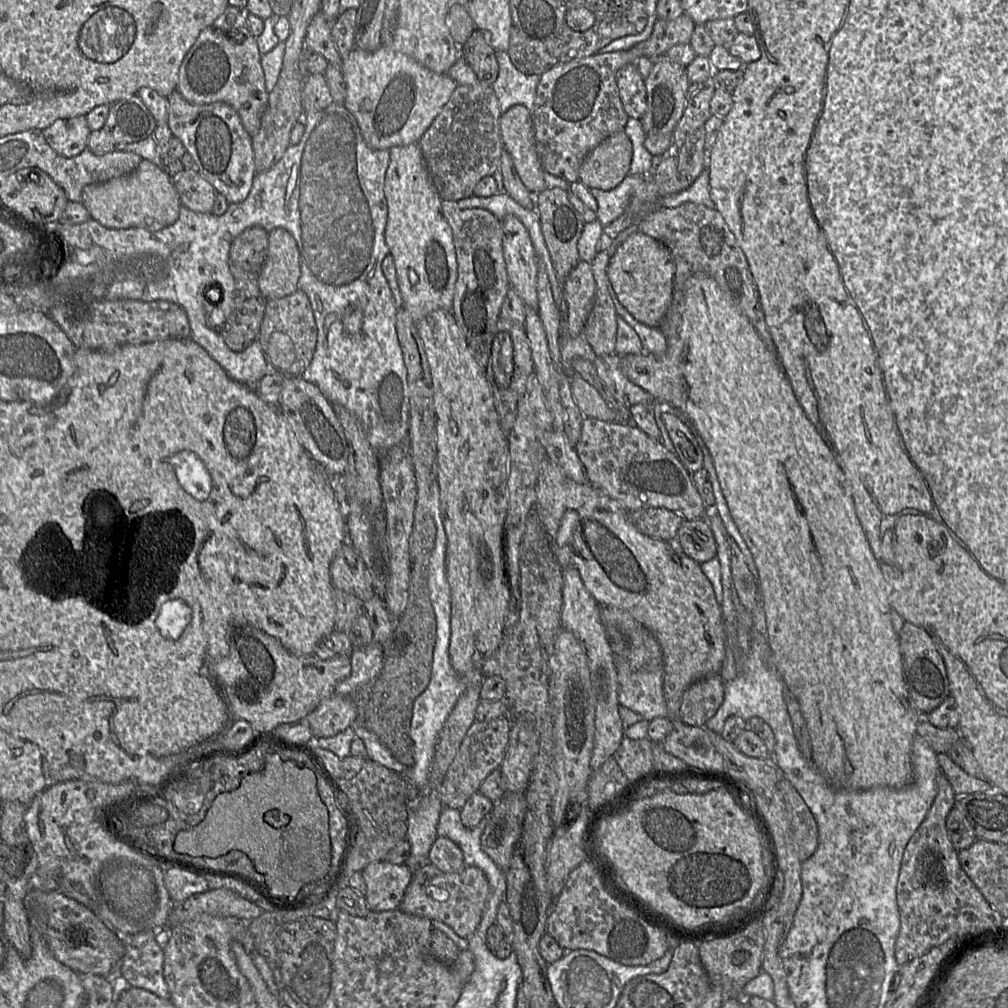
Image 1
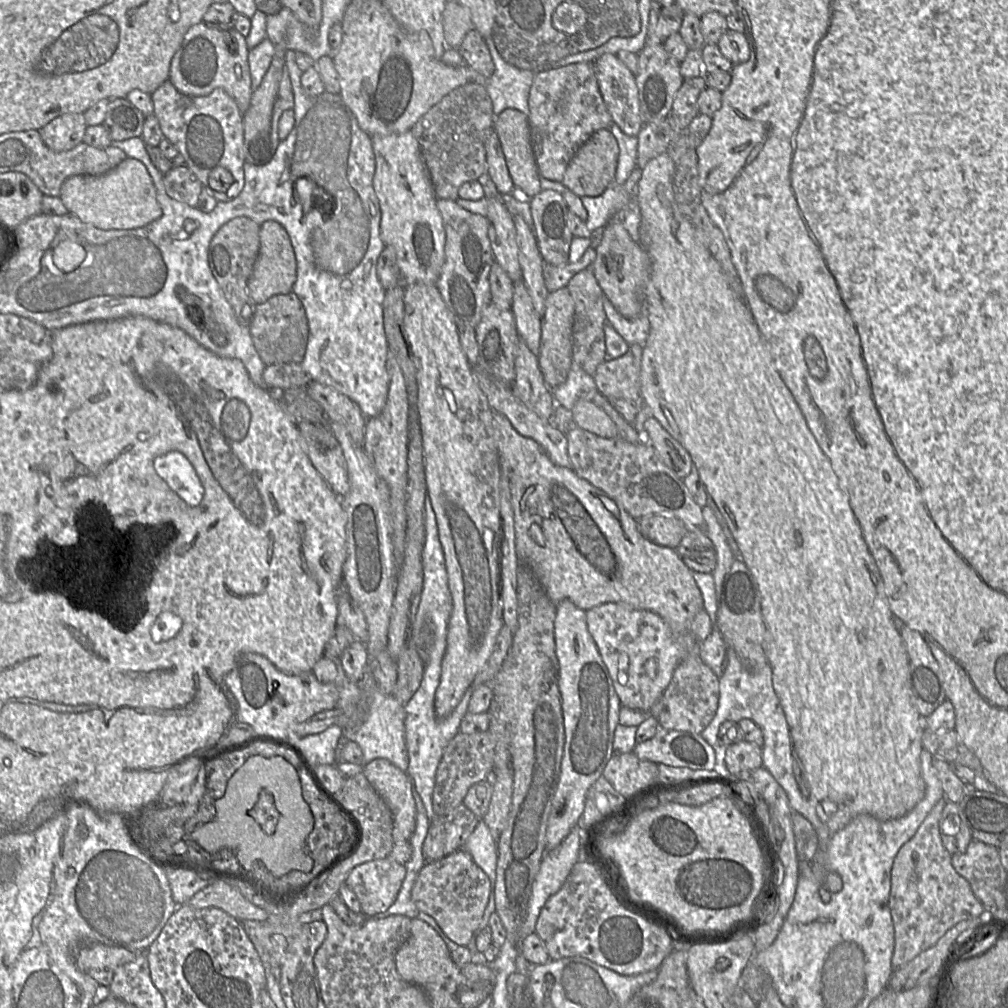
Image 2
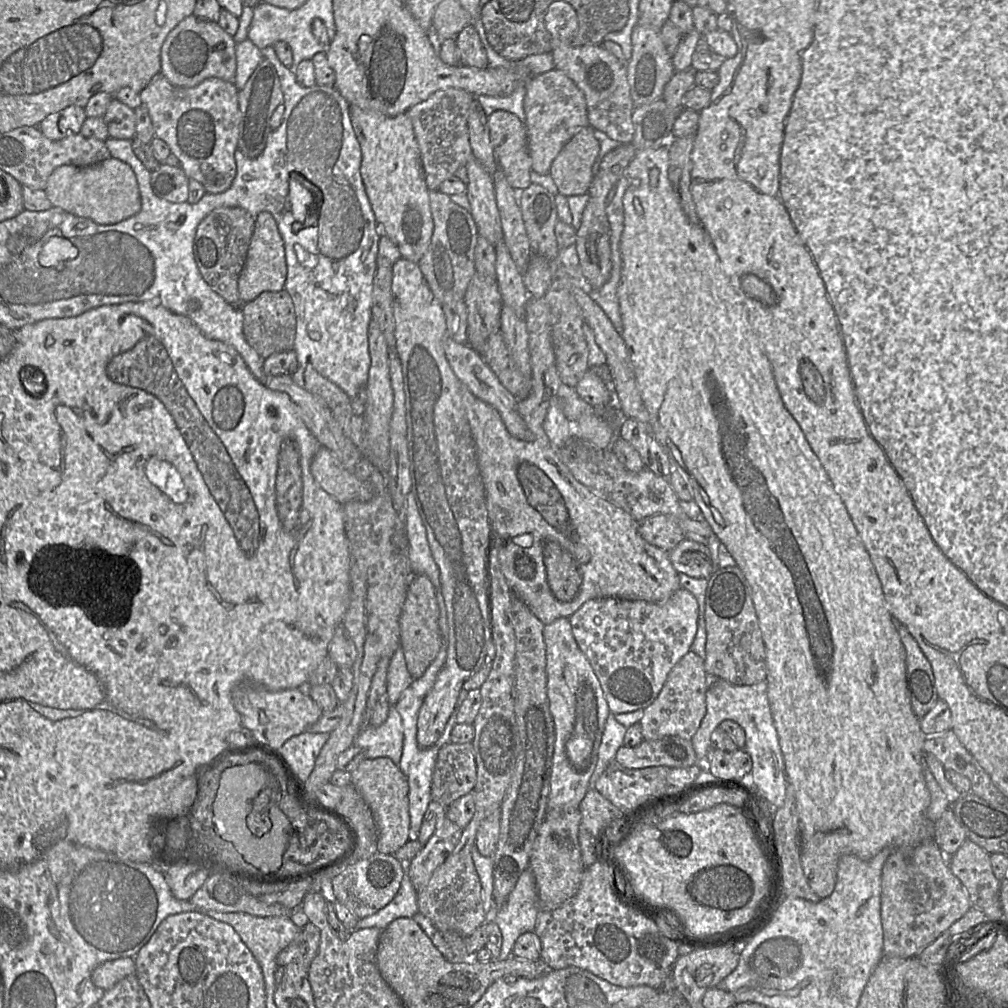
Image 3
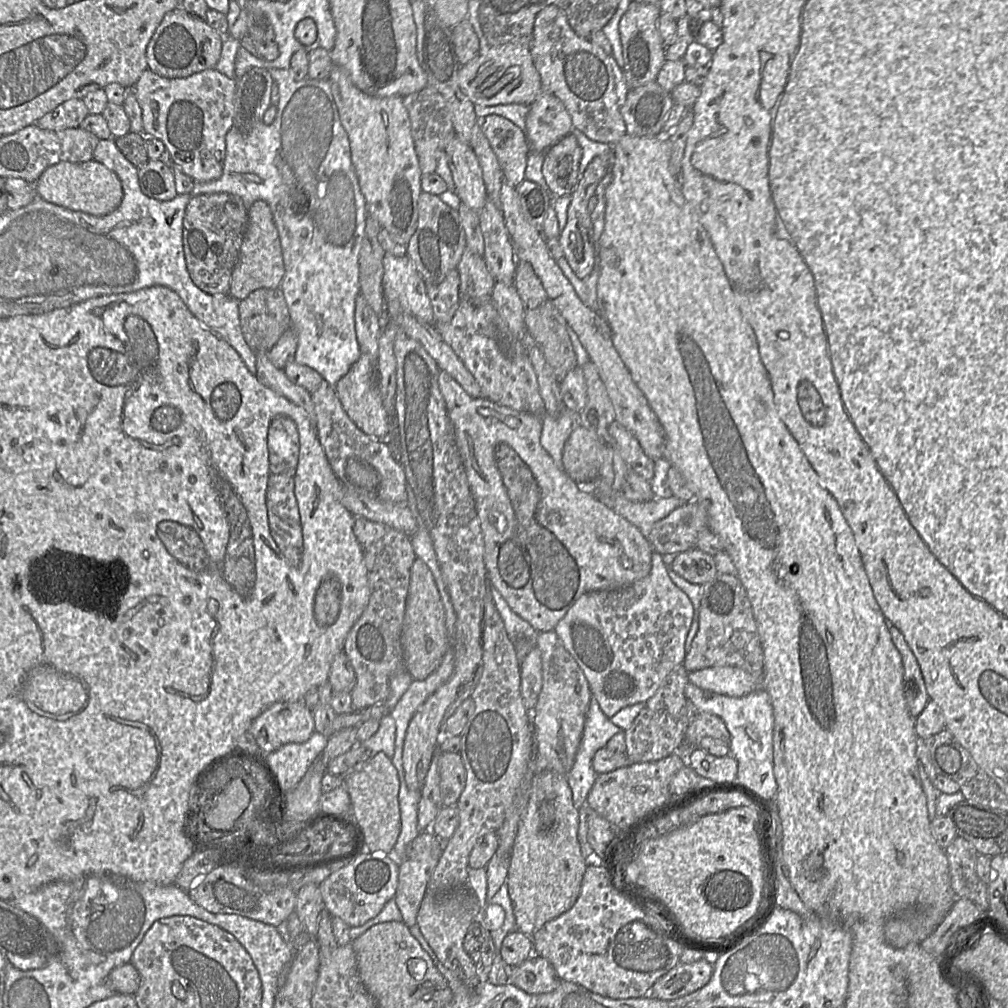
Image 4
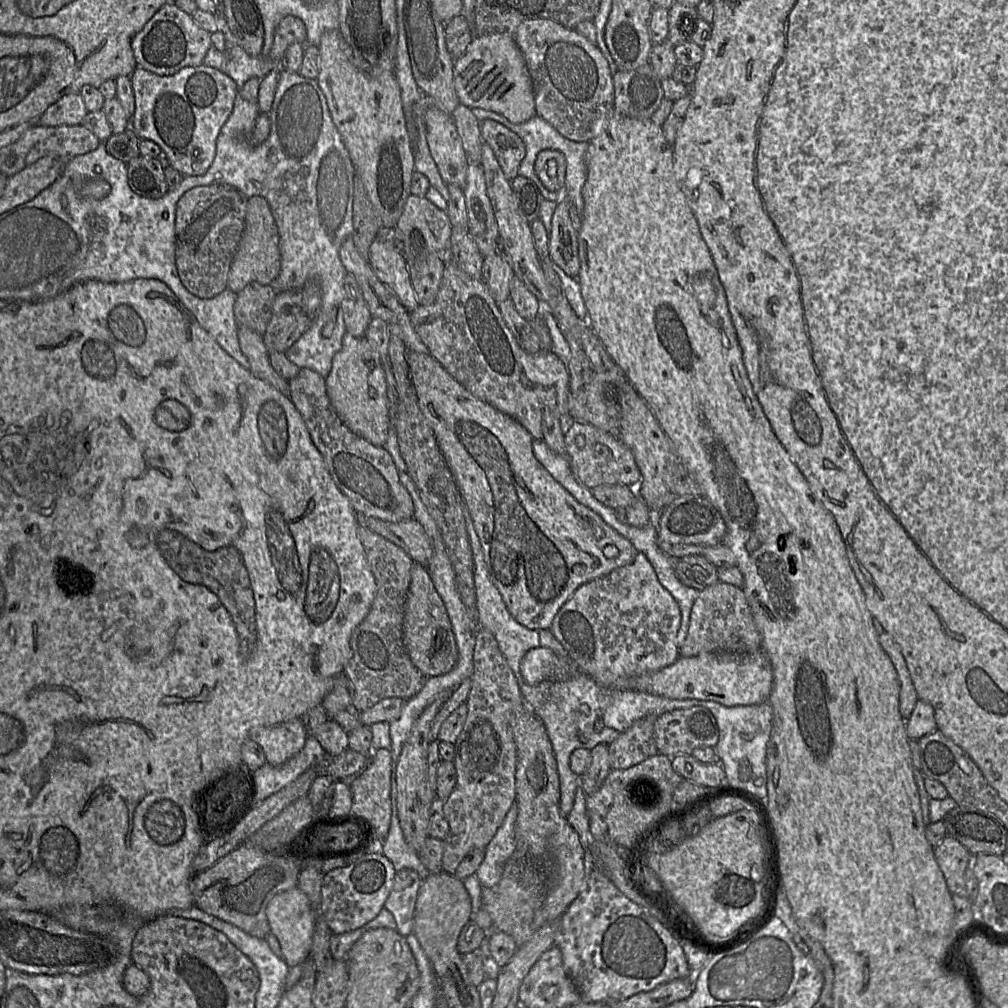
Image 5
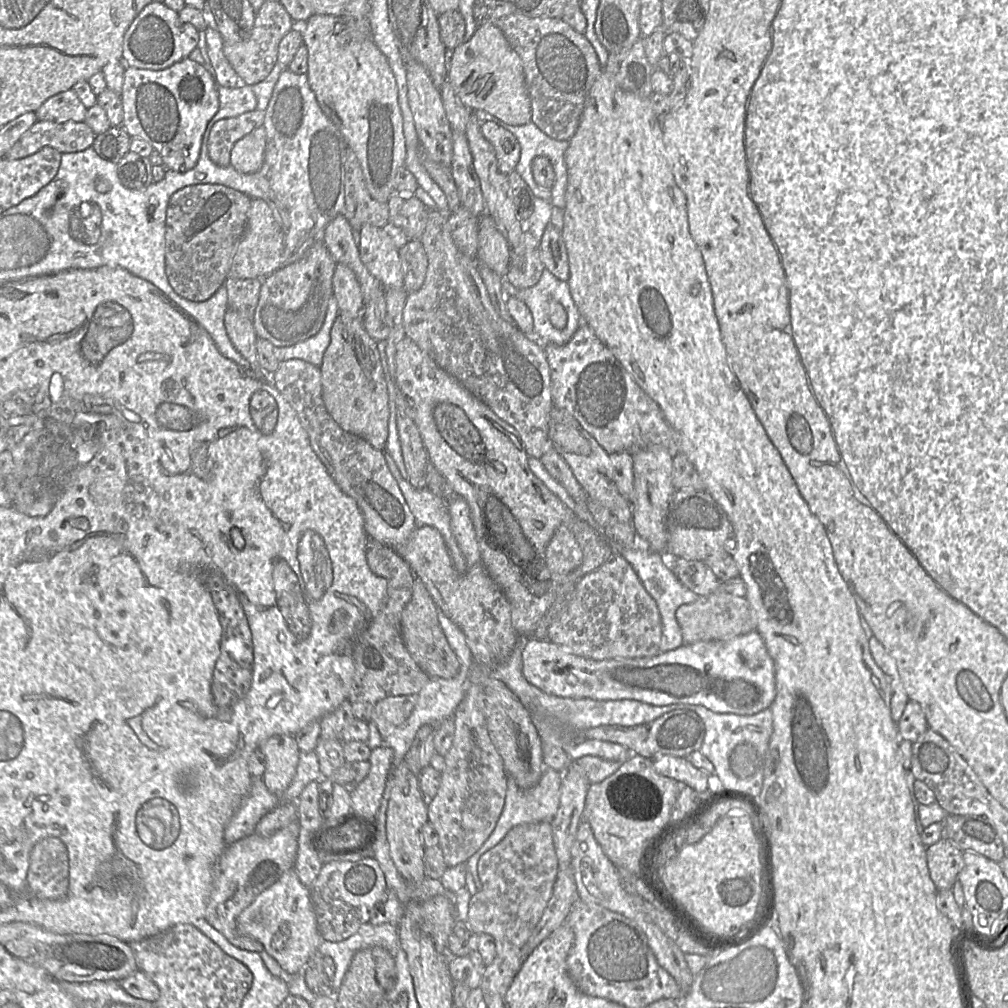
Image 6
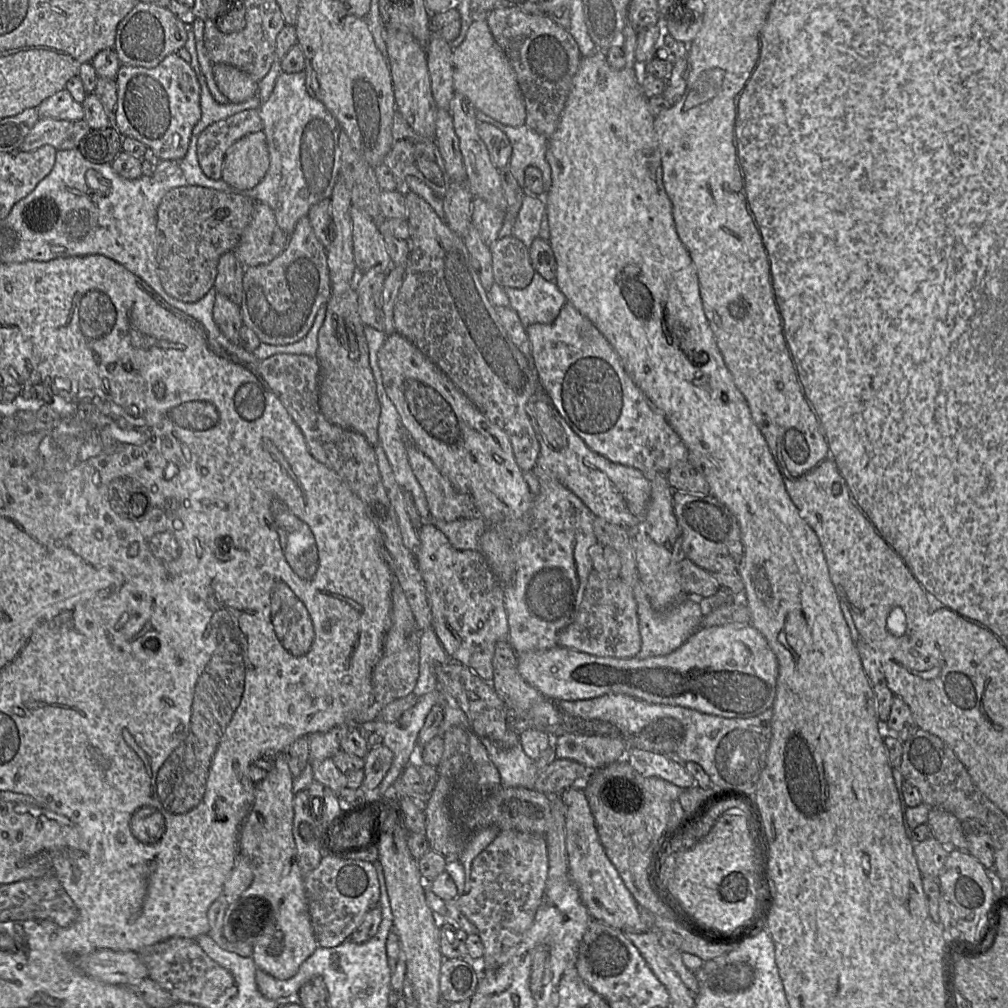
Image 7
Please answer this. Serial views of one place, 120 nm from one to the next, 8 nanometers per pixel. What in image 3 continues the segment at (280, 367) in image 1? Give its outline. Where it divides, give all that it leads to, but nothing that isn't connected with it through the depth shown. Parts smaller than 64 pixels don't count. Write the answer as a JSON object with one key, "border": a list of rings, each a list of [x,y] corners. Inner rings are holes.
{"border":[[[283,289],[281,291],[265,291],[254,300],[243,304],[243,334],[248,344],[263,358],[272,354],[294,349],[296,337],[296,315],[295,308],[289,293]]]}

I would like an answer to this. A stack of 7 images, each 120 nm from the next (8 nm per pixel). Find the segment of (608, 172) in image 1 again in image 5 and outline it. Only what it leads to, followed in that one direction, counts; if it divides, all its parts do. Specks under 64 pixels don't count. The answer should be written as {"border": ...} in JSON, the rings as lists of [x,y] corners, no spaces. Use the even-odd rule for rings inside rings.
{"border":[[[545,149],[538,153],[534,169],[543,185],[550,191],[559,192],[565,186],[566,158],[558,150]]]}

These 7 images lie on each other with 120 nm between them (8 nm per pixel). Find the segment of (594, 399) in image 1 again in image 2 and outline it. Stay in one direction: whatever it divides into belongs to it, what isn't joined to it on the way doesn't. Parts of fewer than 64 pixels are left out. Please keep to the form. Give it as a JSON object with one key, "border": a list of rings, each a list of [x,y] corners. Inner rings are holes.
{"border":[[[580,398],[575,403],[571,412],[576,427],[607,439],[619,436],[615,423],[593,401]]]}

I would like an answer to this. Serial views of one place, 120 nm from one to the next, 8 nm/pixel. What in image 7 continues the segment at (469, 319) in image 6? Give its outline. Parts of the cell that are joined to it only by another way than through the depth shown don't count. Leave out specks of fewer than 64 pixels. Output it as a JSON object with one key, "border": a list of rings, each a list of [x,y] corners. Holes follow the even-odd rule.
{"border":[[[408,191],[405,203],[411,250],[394,305],[395,331],[413,343],[491,423],[507,434],[519,468],[523,472],[532,470],[540,450],[526,413],[528,400],[539,388],[533,357],[529,362],[509,337],[472,265],[463,238],[418,194]]]}

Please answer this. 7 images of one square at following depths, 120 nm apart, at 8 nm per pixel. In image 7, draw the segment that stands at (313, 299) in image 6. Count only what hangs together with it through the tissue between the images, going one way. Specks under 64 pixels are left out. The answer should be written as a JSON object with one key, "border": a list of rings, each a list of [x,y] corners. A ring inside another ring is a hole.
{"border":[[[304,216],[297,221],[285,249],[277,257],[266,264],[245,268],[239,303],[242,322],[256,334],[261,343],[271,345],[294,343],[307,335],[317,312],[327,303],[331,292],[327,250],[316,237],[308,216]]]}

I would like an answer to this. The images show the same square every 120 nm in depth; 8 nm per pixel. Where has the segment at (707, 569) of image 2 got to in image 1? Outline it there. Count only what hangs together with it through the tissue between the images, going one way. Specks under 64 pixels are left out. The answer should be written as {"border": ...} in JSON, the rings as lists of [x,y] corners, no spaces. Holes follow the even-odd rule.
{"border":[[[703,518],[683,520],[675,540],[681,551],[696,561],[705,563],[717,555],[717,545],[713,532]]]}

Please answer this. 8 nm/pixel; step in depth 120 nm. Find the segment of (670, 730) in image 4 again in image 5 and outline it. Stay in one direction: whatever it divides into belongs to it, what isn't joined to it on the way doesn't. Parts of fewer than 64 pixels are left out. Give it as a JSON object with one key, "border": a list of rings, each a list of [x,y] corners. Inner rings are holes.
{"border":[[[646,716],[635,721],[614,742],[608,745],[611,770],[628,769],[655,756],[654,724],[658,716]]]}

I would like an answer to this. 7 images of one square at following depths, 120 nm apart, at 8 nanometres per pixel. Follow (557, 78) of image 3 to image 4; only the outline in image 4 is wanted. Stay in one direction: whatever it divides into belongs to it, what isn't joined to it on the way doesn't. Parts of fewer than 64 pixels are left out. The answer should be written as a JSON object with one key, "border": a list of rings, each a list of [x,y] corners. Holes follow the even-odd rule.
{"border":[[[542,91],[530,105],[525,132],[531,150],[546,153],[573,129],[571,115],[555,95]]]}

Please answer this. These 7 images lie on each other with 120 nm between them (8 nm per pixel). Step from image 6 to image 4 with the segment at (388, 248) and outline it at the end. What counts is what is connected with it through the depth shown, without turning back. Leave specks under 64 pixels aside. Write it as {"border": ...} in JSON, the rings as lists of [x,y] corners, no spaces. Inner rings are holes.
{"border":[[[407,255],[383,257],[383,292],[386,302],[398,302],[416,319],[436,325],[427,286]]]}

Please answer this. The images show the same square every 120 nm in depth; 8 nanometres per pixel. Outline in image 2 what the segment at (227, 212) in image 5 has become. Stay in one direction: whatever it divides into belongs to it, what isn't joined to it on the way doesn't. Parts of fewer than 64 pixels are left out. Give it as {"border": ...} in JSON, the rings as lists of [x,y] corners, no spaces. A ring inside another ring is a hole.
{"border":[[[239,216],[222,225],[211,239],[208,249],[209,268],[238,321],[249,327],[256,303],[248,293],[247,284],[260,249],[260,225],[248,217]]]}

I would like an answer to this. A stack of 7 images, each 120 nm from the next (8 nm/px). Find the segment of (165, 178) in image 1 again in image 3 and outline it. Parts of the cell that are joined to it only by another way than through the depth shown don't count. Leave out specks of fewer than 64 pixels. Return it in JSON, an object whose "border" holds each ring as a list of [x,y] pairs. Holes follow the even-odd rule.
{"border":[[[112,157],[85,167],[59,166],[49,176],[44,191],[54,207],[101,225],[116,224],[141,210],[141,197],[133,169]]]}

